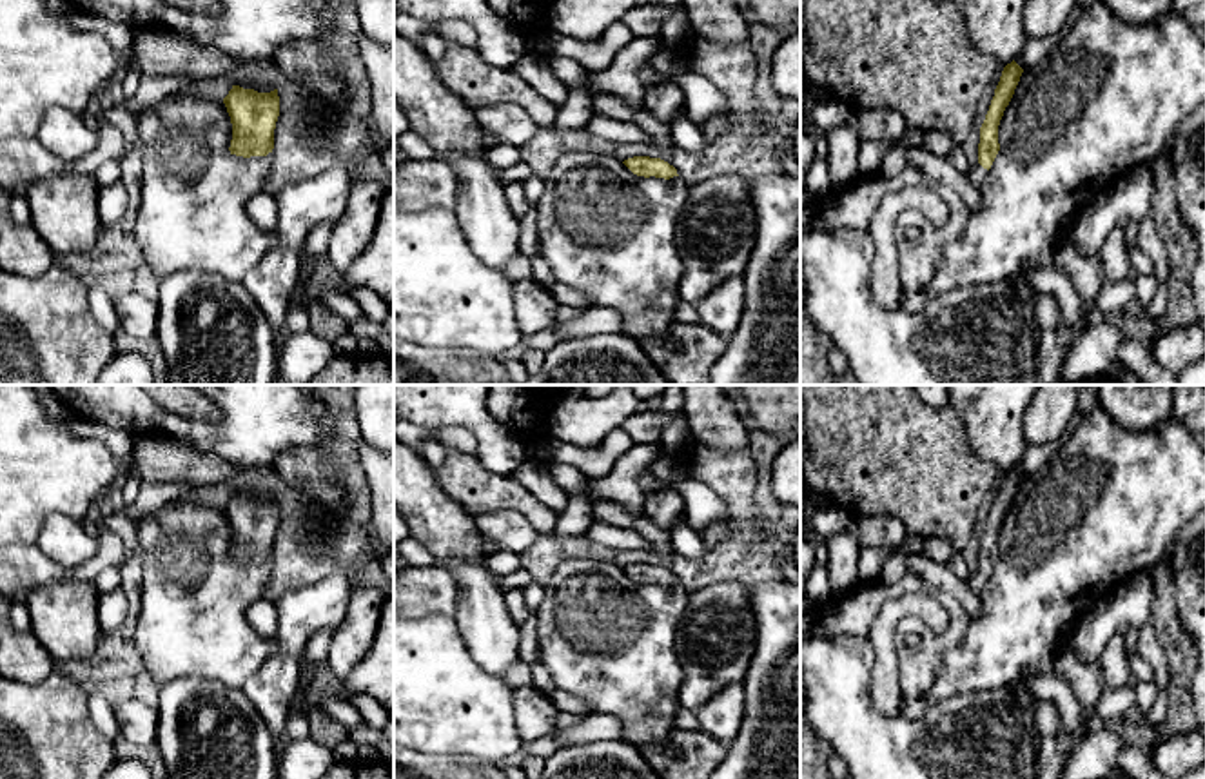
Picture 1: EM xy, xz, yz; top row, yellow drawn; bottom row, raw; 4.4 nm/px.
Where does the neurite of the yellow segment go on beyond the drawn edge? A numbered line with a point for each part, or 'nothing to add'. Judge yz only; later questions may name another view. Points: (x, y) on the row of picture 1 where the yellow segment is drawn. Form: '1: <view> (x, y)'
1: yz (977, 173)

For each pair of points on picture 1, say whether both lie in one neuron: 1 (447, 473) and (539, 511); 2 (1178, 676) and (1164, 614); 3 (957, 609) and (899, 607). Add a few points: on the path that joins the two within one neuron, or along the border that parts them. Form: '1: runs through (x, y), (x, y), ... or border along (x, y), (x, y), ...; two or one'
1: runs through (470, 483), (478, 491), (496, 491), (516, 498); one
2: runs through (1178, 661), (1178, 645), (1169, 629); one
3: border along (906, 592), (930, 592), (948, 614), (948, 627); two

